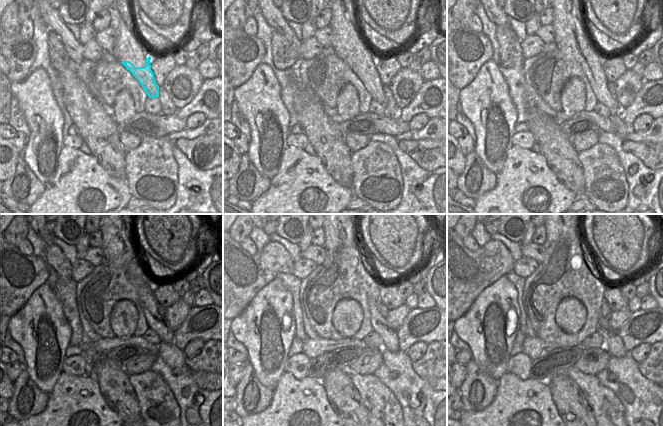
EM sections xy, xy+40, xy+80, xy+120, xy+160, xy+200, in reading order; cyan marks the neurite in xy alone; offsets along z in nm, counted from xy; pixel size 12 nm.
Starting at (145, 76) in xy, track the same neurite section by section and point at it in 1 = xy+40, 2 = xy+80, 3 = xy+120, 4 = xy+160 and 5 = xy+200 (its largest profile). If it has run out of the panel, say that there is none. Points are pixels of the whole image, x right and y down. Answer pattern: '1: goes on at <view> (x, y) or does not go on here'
1: goes on at xy+40 (369, 76)
2: goes on at xy+80 (595, 74)
3: goes on at xy+120 (148, 302)
4: goes on at xy+160 (389, 336)
5: goes on at xy+200 (613, 343)

